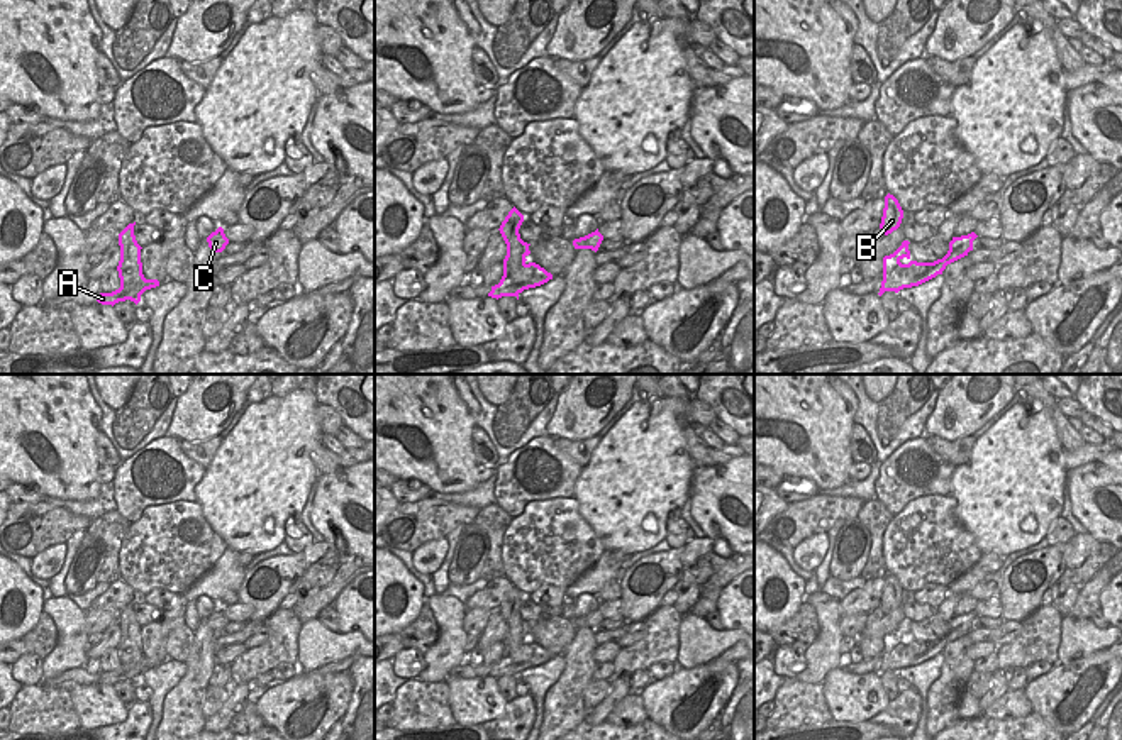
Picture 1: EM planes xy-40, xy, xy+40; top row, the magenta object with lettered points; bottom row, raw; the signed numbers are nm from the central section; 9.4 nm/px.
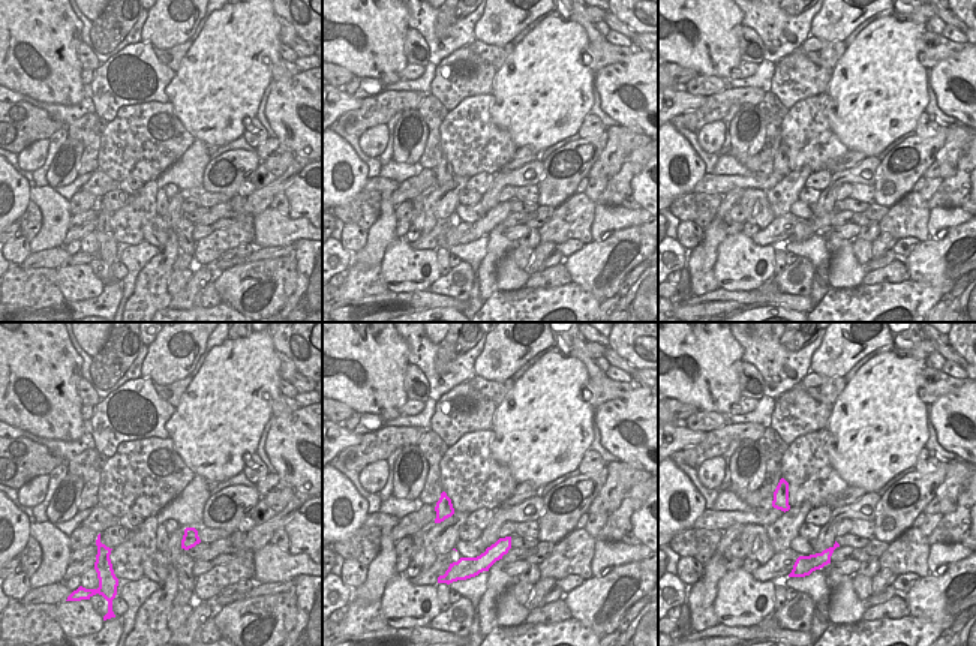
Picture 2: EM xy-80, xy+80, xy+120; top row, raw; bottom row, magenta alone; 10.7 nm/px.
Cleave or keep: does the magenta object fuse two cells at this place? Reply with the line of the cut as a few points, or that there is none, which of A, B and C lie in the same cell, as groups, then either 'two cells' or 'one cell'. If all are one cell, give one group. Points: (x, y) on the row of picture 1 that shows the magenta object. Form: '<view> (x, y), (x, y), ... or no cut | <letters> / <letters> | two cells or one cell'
xy-40 (141, 265), (143, 292) | A C / B | two cells

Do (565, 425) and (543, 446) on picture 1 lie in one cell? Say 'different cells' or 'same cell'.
different cells

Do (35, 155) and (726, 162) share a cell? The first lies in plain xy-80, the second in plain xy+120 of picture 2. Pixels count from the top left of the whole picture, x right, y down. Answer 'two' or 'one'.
two

